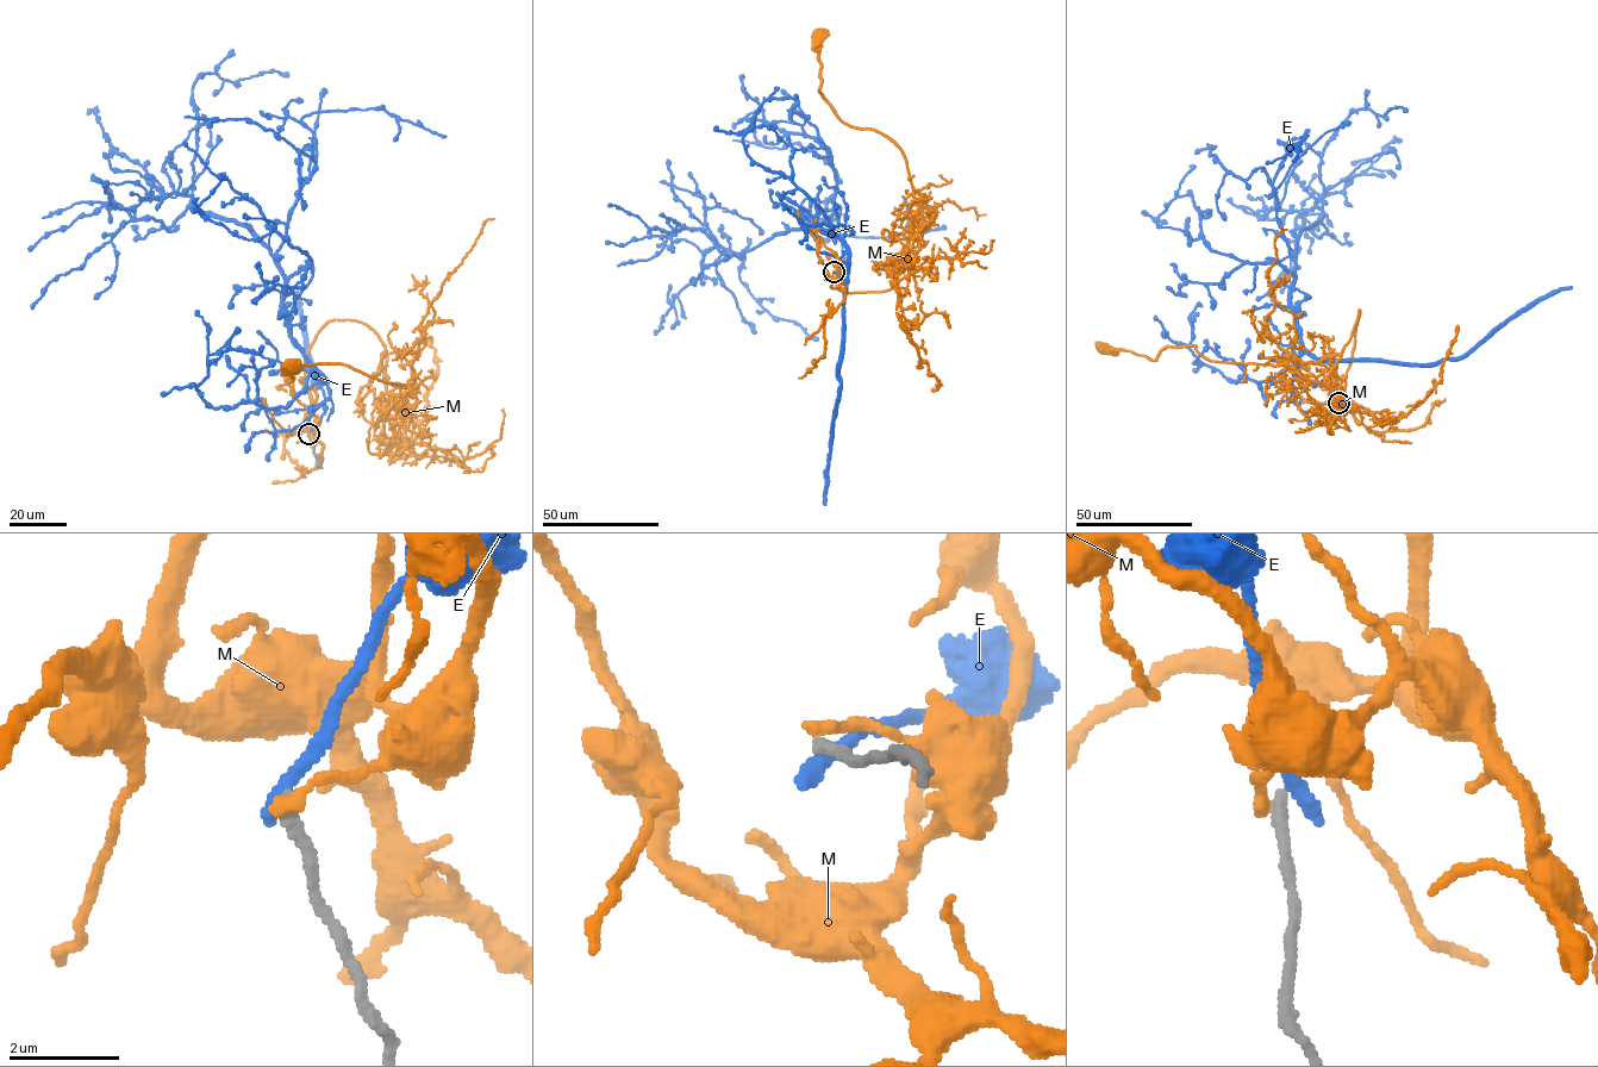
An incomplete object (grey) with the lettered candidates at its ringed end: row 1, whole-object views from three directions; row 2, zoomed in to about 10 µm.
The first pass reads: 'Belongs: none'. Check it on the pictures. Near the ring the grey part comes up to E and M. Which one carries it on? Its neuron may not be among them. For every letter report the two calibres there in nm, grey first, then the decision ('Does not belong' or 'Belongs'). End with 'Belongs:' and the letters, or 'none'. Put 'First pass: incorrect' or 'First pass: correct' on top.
First pass: correct
E: Thickness 240 nm (grey) against 360 nm. Does not belong
M: Thickness 260 nm (grey) against 240 nm. Does not belong
Belongs: none

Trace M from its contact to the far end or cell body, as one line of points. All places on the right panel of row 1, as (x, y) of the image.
M: (1337, 404), (1359, 310), (1330, 369), (1210, 361), (1194, 345), (1166, 347), (1155, 360), (1103, 348)

